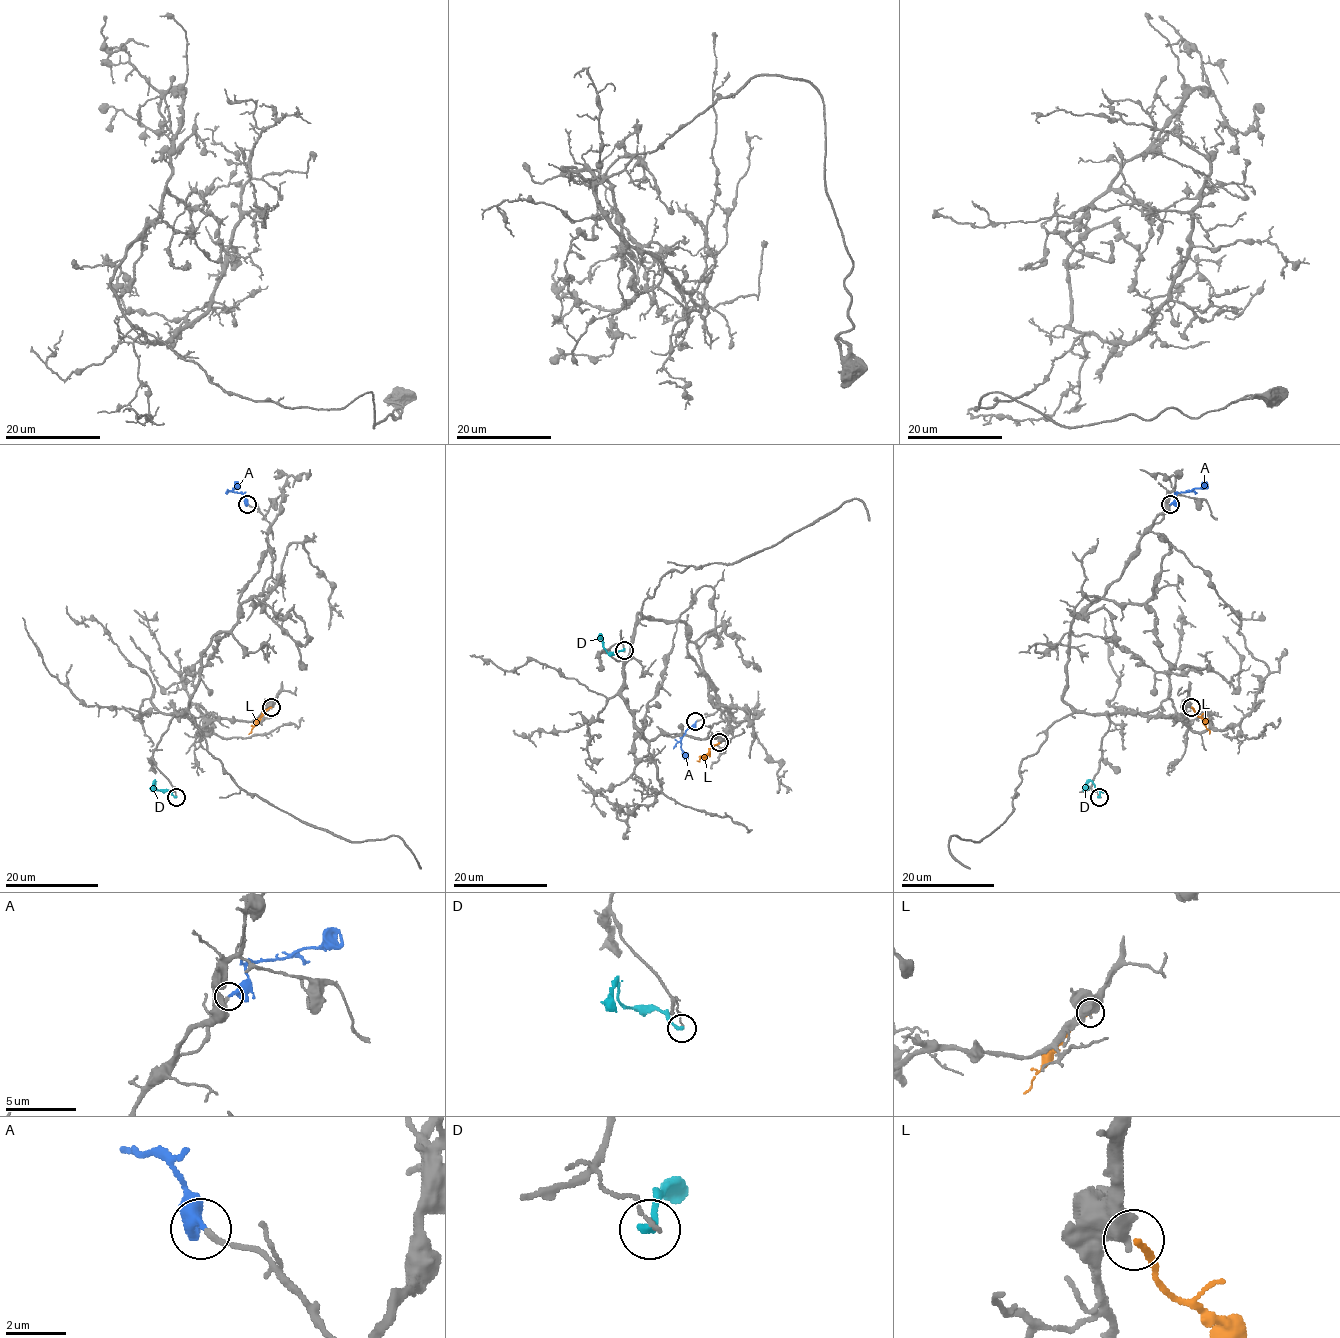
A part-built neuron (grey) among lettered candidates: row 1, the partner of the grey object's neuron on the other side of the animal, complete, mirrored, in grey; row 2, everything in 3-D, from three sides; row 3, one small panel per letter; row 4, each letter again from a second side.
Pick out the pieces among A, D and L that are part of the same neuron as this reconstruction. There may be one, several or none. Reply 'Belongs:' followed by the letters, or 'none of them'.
Belongs: A

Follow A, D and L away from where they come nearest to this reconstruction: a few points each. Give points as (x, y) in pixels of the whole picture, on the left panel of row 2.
A: (247, 504), (240, 493), (232, 491), (237, 484)
D: (176, 797), (155, 788), (155, 781), (152, 791)
L: (271, 707), (249, 734)

